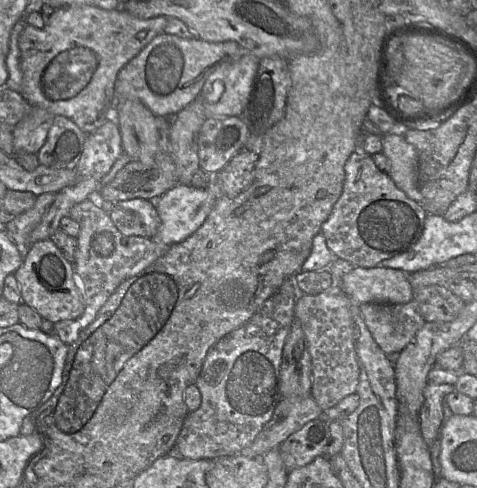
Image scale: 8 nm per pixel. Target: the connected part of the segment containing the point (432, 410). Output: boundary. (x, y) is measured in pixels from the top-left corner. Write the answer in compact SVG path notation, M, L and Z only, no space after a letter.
M427 383L427 385L424 388L423 391L424 401L419 411L418 421L423 439L430 447L430 457L431 457L431 446L435 438L437 437L438 429L443 418L444 398L448 393L454 391L454 389L455 389L454 385L435 384L435 383Z

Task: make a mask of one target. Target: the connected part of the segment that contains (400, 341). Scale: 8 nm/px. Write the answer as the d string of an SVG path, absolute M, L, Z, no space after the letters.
M413 300L402 304L362 303L359 309L373 339L387 356L398 355L426 323Z

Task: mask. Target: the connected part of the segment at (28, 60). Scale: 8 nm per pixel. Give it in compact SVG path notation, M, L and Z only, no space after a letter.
M90 5L65 6L51 10L46 14L46 23L38 28L27 25L19 35L18 45L20 51L20 68L22 71L22 84L20 94L32 106L43 108L54 116L61 115L71 119L84 133L89 134L99 128L104 121L114 114L114 86L119 71L139 52L149 44L157 35L164 32L168 17L158 16L152 18L137 18L123 10L104 10Z

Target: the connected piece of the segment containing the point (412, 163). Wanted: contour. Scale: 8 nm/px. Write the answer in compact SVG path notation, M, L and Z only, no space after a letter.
M389 133L382 136L382 153L388 160L388 175L395 185L410 199L421 203L418 181L418 153L403 134Z

